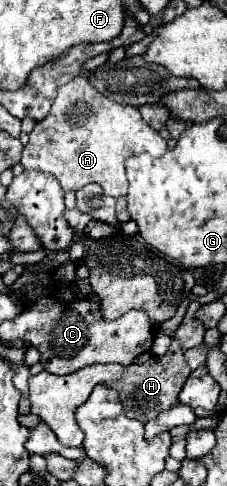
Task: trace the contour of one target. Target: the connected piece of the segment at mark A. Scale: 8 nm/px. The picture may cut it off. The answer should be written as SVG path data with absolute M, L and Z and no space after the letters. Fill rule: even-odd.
M80 75L66 83L50 115L36 123L30 133L30 143L22 151L24 169L36 169L52 173L64 191L82 189L88 183L98 183L106 195L124 197L128 193L128 179L124 173L124 161L130 155L150 151L158 157L166 151L166 141L160 131L152 129L132 105L120 105L94 89L88 77Z

